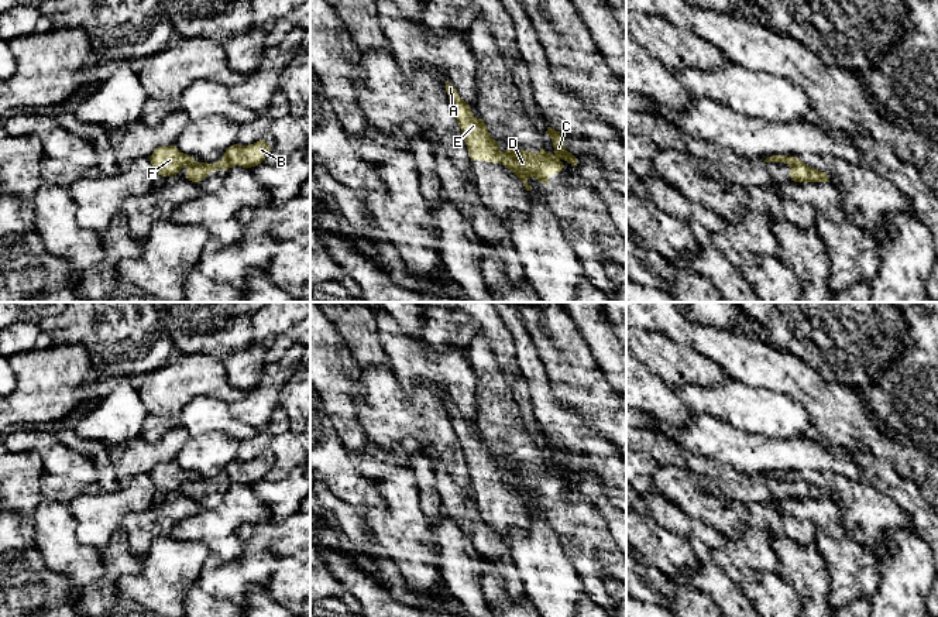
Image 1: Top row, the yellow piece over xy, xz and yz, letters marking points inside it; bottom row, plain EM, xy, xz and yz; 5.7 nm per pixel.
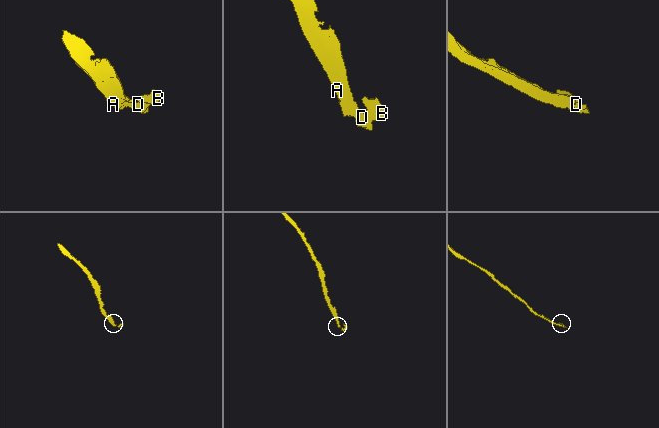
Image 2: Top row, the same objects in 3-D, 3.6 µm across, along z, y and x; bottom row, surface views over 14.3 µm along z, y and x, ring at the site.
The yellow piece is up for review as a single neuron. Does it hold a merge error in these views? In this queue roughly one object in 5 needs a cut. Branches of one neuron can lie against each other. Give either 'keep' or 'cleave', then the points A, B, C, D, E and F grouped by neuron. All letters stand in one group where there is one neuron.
cleave; A E F / B C D

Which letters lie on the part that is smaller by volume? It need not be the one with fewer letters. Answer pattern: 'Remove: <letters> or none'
Remove: B, C, D

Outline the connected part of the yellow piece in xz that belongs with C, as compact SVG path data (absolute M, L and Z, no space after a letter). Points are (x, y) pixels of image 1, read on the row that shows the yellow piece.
M547 127L546 134L553 141L553 154L544 151L543 147L539 152L509 148L502 154L502 165L523 182L526 191L532 189L532 186L526 184L530 176L547 184L552 174L559 174L564 168L563 160L577 167L577 158L564 147L566 140L563 134L552 127Z

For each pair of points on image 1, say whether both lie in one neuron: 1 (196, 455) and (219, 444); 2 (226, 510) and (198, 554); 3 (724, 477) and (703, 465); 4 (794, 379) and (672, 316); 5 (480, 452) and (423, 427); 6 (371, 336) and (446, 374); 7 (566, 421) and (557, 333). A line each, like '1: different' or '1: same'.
1: same
2: different
3: same
4: same
5: different
6: different
7: different

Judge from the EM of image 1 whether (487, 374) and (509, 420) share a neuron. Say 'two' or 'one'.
one

